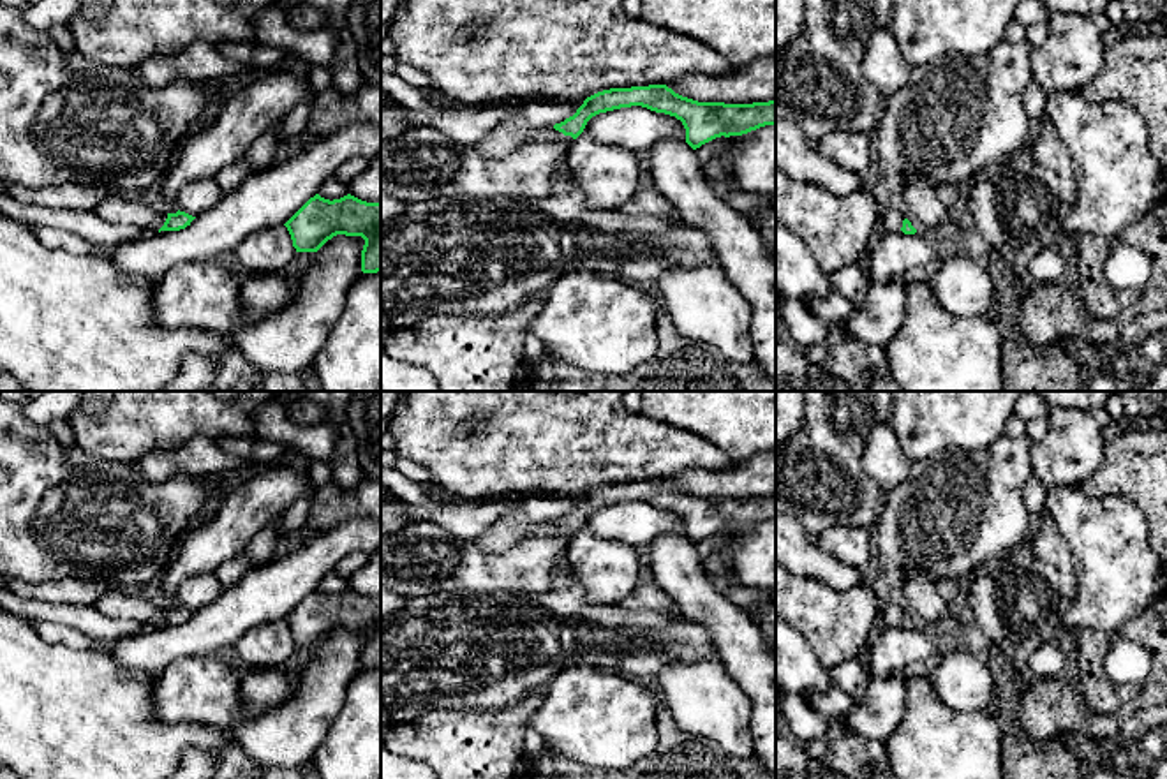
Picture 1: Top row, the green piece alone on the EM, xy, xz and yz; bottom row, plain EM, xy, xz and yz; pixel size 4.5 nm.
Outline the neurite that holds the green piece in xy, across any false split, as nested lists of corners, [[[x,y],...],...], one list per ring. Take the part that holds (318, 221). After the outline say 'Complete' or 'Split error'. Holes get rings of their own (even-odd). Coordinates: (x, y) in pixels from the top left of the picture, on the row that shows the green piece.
[[[316,194],[284,226],[296,252],[317,252],[337,234],[361,236],[361,271],[381,271],[381,203],[351,194],[330,201]]]. Complete

